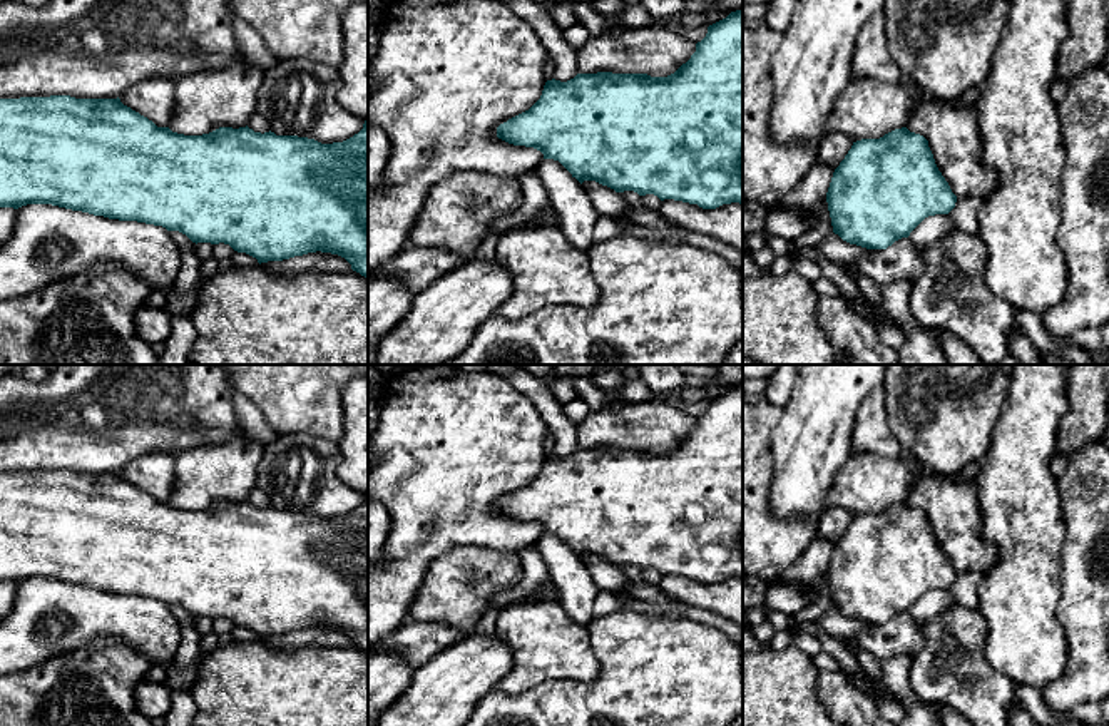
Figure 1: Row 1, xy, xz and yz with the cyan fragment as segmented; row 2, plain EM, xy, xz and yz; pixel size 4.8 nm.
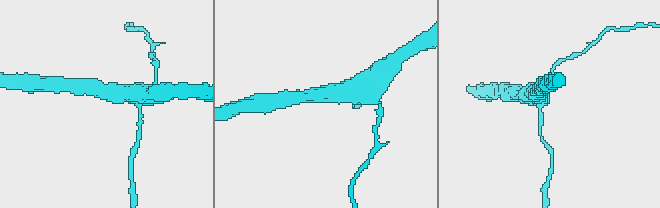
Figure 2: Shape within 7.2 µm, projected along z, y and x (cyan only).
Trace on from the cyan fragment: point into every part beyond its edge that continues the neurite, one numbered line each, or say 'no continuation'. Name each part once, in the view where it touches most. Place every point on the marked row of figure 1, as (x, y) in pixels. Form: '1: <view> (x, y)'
no continuation

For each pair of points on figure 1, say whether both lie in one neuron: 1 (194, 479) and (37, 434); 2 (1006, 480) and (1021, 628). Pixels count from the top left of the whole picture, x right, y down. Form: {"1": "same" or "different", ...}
{"1": "different", "2": "same"}

